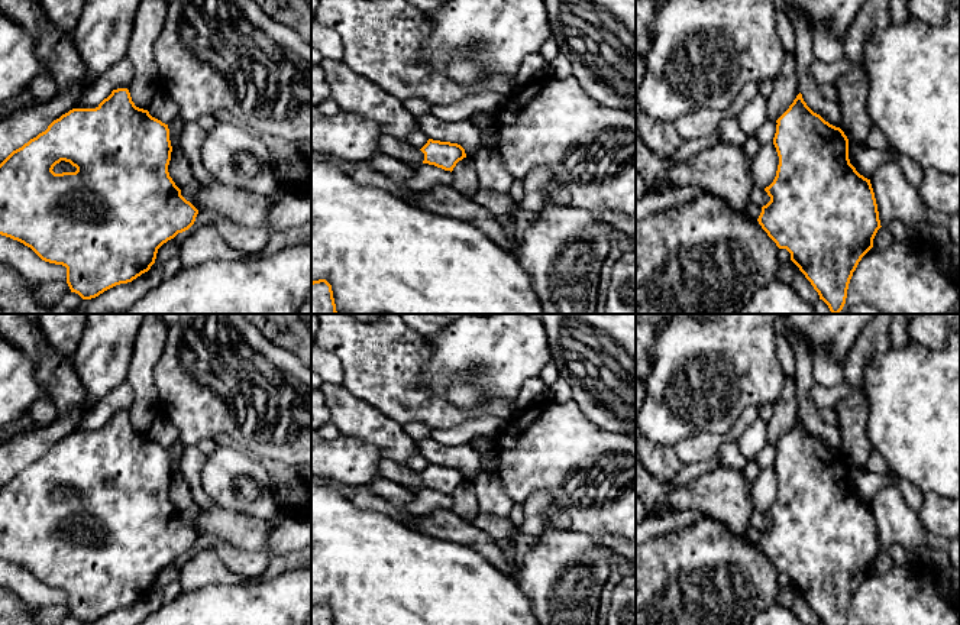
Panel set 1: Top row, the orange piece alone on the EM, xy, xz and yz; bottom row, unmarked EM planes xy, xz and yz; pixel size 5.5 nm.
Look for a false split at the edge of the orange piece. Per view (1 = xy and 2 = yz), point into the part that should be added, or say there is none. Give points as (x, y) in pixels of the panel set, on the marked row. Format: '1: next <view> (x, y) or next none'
1: next none
2: next none

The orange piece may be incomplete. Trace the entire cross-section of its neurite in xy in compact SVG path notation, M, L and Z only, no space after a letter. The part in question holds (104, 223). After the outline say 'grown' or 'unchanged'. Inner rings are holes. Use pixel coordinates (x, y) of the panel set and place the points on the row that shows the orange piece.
M127 88L113 90L96 109L72 109L54 120L45 132L13 150L0 163L0 234L30 247L45 262L65 266L71 292L78 294L83 299L96 298L116 285L132 282L151 269L158 249L178 233L188 230L198 214L198 210L181 195L181 190L169 177L171 152L168 124L152 117L148 110L136 107ZM61 161L70 162L77 171L55 174L52 169Z; unchanged

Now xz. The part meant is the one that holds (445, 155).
M429 139L420 150L424 153L423 163L434 165L450 172L459 161L466 158L465 149L460 145L433 139Z; unchanged

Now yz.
M799 93L789 109L776 120L773 145L779 165L773 182L765 188L770 201L762 207L757 218L762 229L779 249L791 253L791 260L811 282L833 314L838 314L847 298L853 272L862 258L873 247L873 239L882 227L870 179L860 175L849 159L849 139L840 127L814 113Z; unchanged

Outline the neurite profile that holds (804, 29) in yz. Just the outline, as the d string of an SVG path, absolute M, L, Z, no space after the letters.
M799 16L793 22L795 32L795 61L796 61L796 77L799 82L799 93L802 94L807 106L825 122L835 127L841 127L841 110L837 101L825 100L820 93L820 85L814 81L809 74L809 67L814 56L814 33L815 27L808 16Z

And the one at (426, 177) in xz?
M421 163L414 168L414 175L410 181L410 188L413 191L431 190L437 184L453 184L455 178L450 171L445 171L434 165Z

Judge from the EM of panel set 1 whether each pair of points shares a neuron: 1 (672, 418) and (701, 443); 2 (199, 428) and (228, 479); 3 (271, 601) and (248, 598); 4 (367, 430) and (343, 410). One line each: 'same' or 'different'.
1: different
2: different
3: same
4: same

